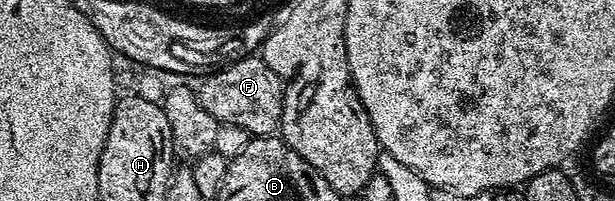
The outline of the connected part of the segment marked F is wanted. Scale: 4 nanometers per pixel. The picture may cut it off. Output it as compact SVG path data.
M258 54L249 55L228 67L220 67L210 72L200 83L203 84L197 87L197 94L201 105L205 113L213 113L219 124L237 125L251 137L271 137L280 130L285 84Z

